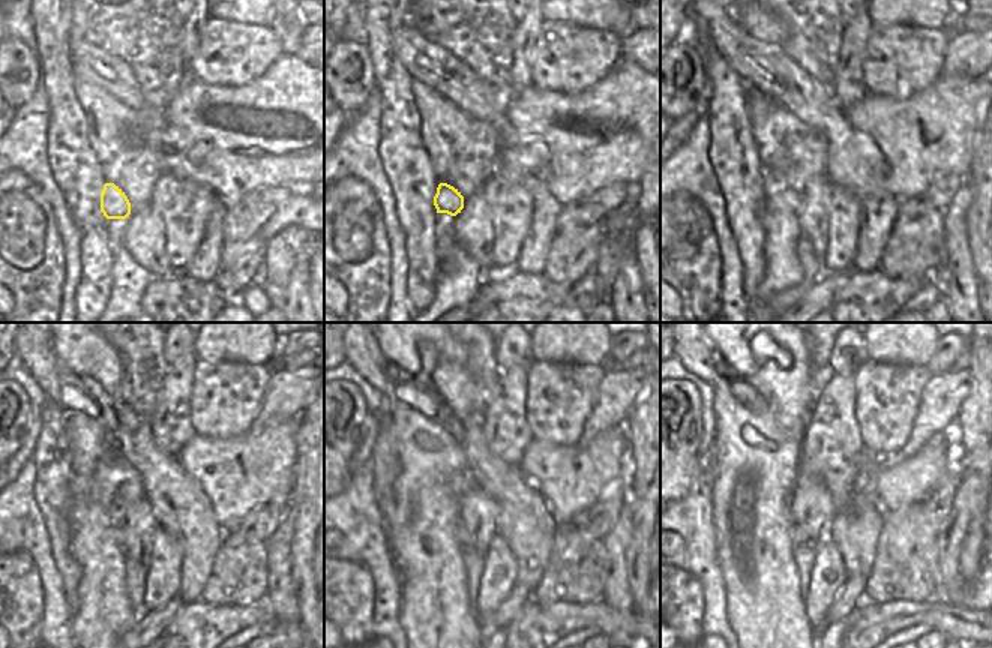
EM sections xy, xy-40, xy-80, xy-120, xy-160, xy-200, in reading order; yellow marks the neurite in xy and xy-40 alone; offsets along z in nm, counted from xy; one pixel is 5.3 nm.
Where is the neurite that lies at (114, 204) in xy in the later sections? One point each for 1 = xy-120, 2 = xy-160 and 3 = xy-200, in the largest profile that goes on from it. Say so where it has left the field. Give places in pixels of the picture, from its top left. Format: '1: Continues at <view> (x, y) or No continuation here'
1: Continues at xy-120 (119, 531)
2: Continues at xy-160 (461, 533)
3: Continues at xy-200 (797, 534).

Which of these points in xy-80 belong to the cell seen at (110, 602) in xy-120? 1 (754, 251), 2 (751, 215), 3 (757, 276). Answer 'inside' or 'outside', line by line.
1: outside
2: outside
3: outside

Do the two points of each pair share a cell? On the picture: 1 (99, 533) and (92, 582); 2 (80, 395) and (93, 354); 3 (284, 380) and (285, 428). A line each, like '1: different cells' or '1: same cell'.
1: same cell
2: different cells
3: different cells

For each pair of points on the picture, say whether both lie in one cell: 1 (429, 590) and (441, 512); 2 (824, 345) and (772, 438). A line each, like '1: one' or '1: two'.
1: one
2: two

